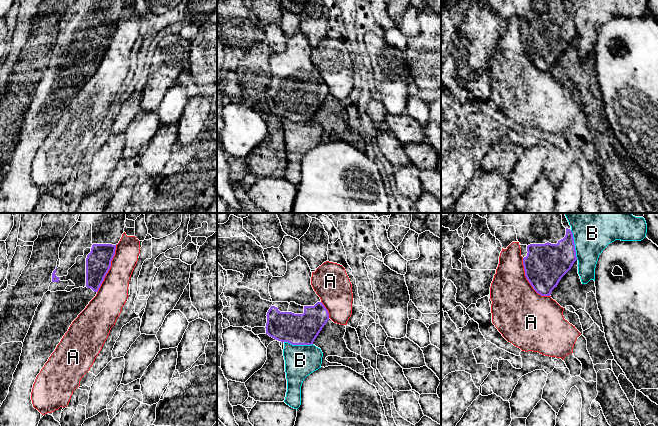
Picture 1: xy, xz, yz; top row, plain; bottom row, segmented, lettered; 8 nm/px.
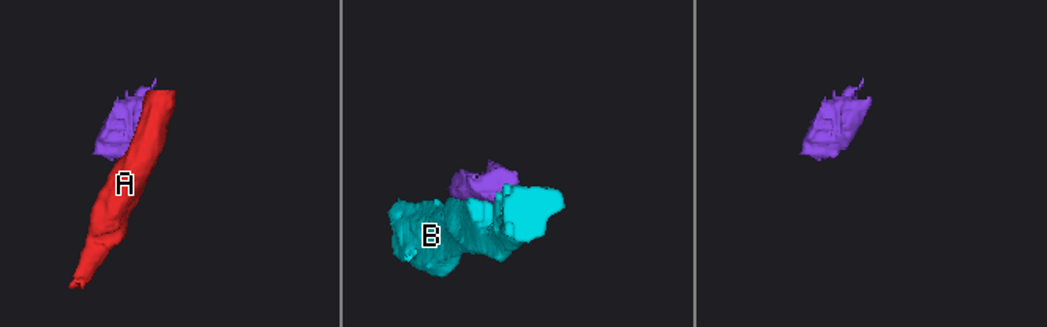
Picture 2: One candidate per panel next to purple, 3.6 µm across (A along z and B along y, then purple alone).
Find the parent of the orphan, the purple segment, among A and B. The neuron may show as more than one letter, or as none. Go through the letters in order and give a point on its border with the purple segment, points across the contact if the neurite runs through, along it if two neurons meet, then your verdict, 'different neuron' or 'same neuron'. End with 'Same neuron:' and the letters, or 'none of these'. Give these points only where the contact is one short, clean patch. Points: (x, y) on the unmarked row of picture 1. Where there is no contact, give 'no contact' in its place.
A: contact xy (109, 44); different neuron
B: contact yz (574, 21); different neuron
Same neuron: none of these

